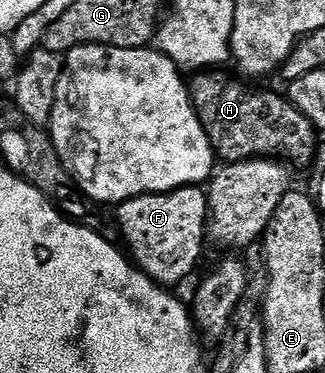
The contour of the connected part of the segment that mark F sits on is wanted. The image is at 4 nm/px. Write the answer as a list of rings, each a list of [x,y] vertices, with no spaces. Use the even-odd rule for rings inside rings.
[[[184,186],[162,194],[144,194],[120,203],[116,207],[117,222],[121,225],[121,234],[129,245],[128,253],[132,261],[159,286],[173,288],[197,266],[201,253],[207,243],[207,219],[209,217],[209,200],[201,186]]]

